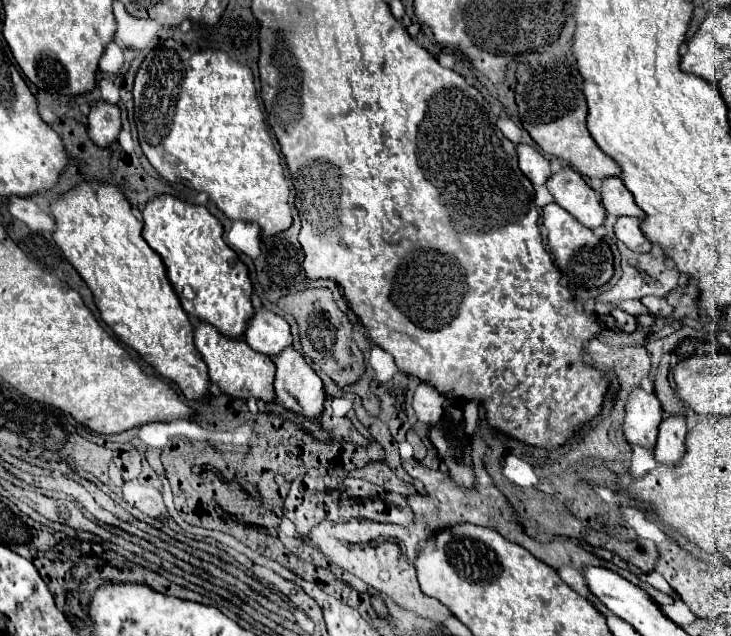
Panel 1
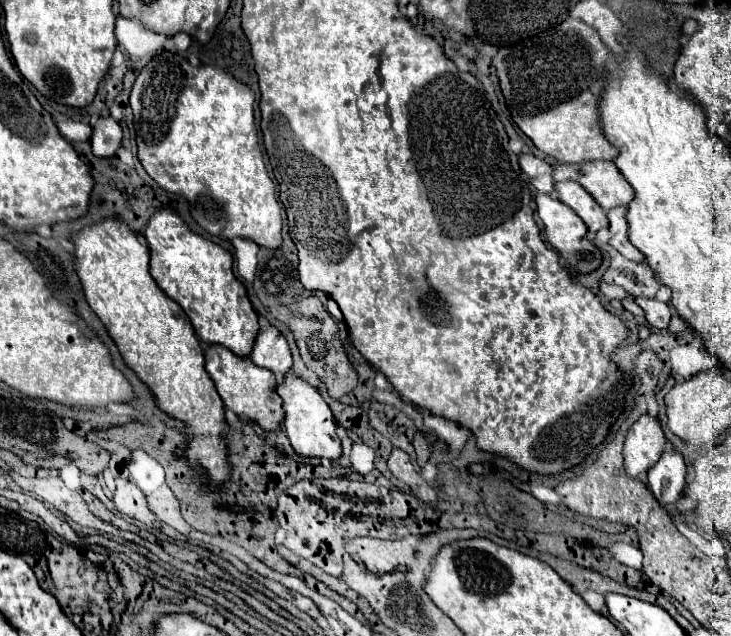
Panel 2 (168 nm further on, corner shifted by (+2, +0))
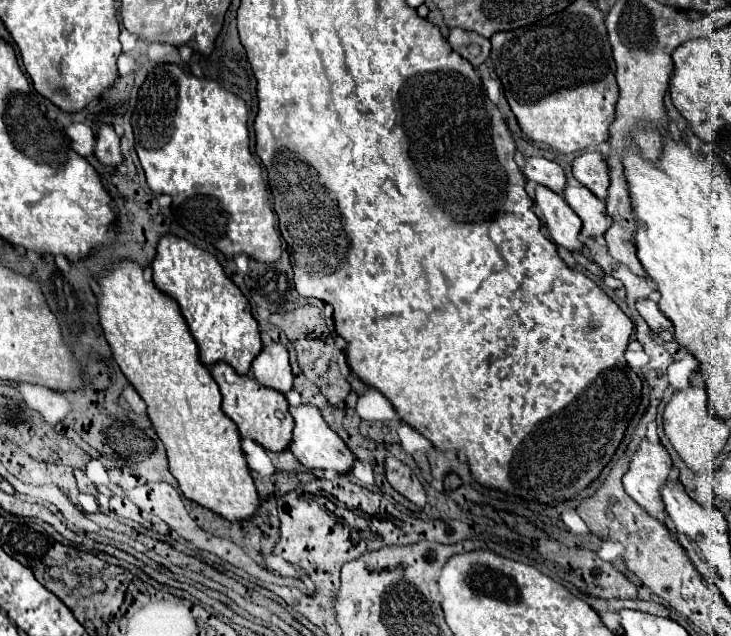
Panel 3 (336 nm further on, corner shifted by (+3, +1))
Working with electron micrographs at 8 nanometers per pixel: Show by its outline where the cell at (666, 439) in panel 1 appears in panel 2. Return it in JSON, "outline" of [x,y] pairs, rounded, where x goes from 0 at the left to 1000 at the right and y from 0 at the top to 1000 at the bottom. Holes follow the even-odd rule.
{"outline":[[[912,704],[907,708],[899,730],[888,739],[885,761],[907,796],[923,792],[937,767],[937,745],[940,739],[932,711],[926,711],[923,704]]]}

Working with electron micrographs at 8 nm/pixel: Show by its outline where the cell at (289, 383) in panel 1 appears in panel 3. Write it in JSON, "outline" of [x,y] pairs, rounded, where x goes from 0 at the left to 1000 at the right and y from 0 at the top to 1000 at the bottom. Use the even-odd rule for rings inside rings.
{"outline":[[[410,637],[410,640],[397,640],[397,653],[405,662],[402,671],[402,693],[397,700],[397,709],[405,715],[405,722],[419,734],[419,737],[454,737],[462,747],[473,747],[482,734],[487,719],[482,709],[471,700],[471,693],[443,665],[438,646],[427,637]]]}

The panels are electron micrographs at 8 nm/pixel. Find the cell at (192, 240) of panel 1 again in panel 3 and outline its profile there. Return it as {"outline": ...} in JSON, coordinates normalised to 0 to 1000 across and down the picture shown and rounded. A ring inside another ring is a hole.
{"outline":[[[224,369],[216,382],[216,395],[208,414],[211,448],[238,470],[254,502],[263,530],[268,533],[274,568],[287,577],[295,571],[312,571],[326,590],[342,583],[345,568],[358,549],[353,508],[342,492],[339,470],[331,458],[306,432],[298,407],[252,376]]]}

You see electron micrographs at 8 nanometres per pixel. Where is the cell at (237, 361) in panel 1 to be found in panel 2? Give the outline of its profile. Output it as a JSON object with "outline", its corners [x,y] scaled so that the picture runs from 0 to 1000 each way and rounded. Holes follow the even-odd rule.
{"outline":[[[280,541],[278,557],[280,557],[280,582],[286,585],[302,629],[313,645],[319,645],[324,654],[338,654],[352,660],[363,676],[376,676],[379,670],[384,670],[390,651],[384,642],[384,626],[376,616],[379,597],[371,582],[346,572],[341,563],[319,557],[313,547],[302,541]]]}

